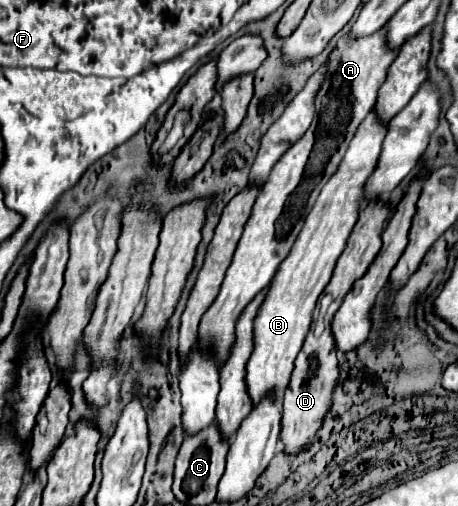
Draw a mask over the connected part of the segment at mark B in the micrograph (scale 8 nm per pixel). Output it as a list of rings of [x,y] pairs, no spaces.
[[[368,113],[356,131],[344,161],[320,191],[318,201],[306,217],[304,229],[300,231],[290,255],[282,261],[272,281],[268,297],[254,321],[254,351],[246,365],[246,385],[254,403],[260,401],[260,397],[270,389],[276,389],[276,393],[282,395],[282,391],[288,387],[294,359],[308,333],[316,301],[330,281],[334,265],[344,251],[346,239],[358,221],[360,201],[364,201],[362,185],[376,167],[384,135],[386,125],[380,125],[376,115]]]

